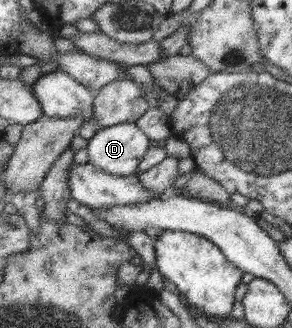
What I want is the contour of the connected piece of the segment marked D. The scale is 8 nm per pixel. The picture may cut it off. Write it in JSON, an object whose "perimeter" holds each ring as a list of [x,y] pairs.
{"perimeter":[[[127,122],[101,128],[87,144],[88,161],[104,169],[107,173],[130,176],[137,173],[139,164],[146,156],[148,149],[154,144],[153,140],[136,124]]]}

